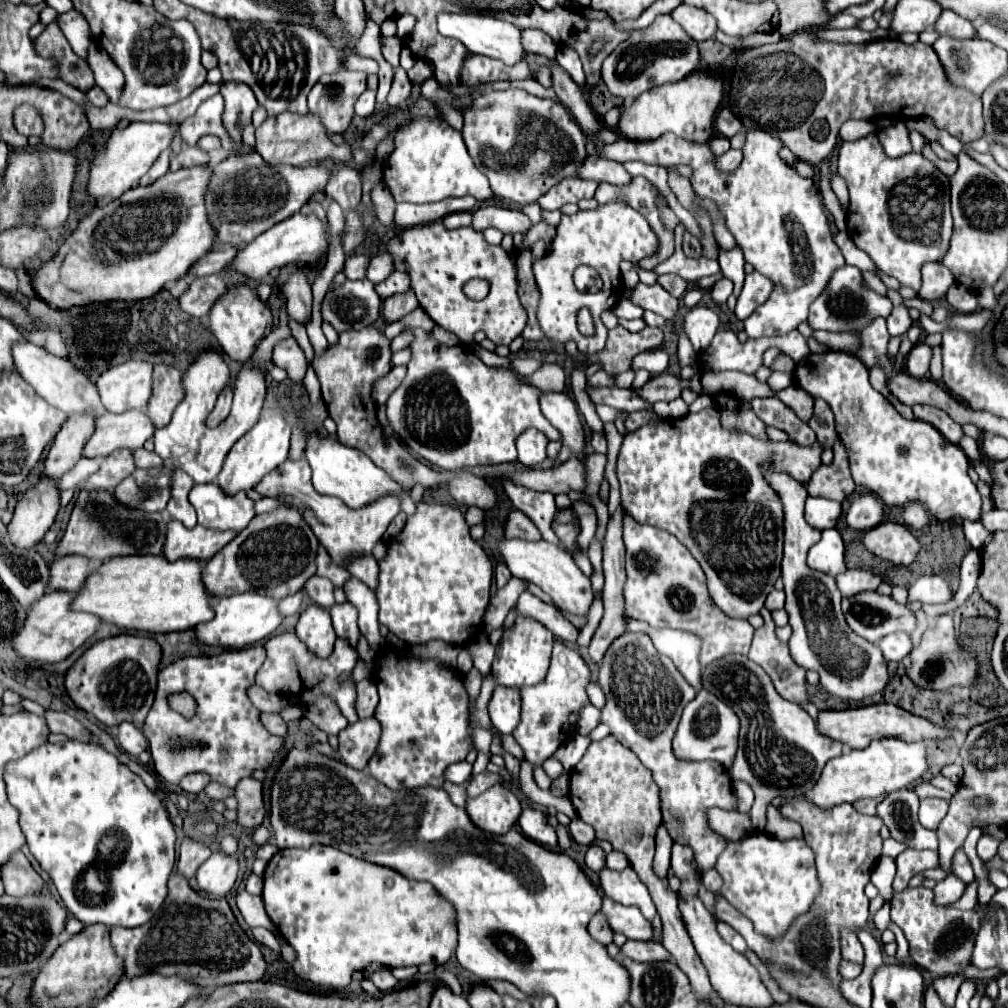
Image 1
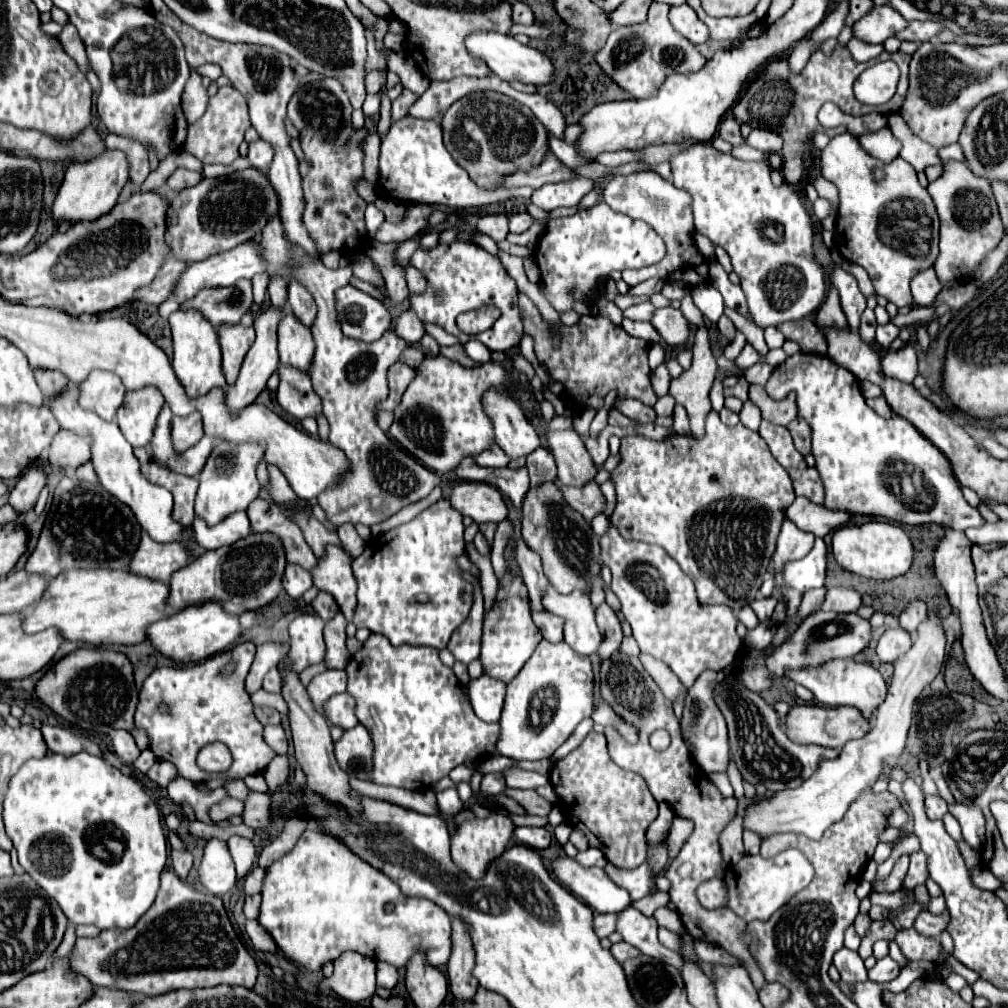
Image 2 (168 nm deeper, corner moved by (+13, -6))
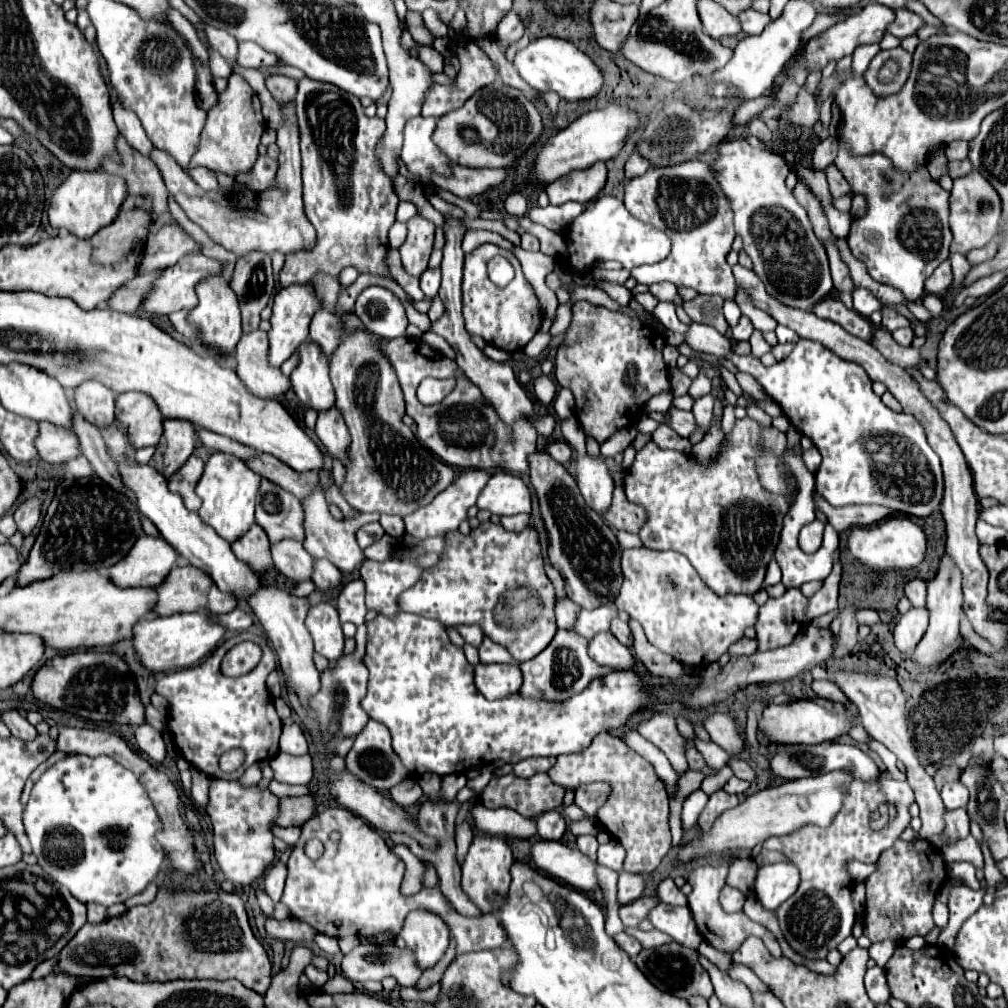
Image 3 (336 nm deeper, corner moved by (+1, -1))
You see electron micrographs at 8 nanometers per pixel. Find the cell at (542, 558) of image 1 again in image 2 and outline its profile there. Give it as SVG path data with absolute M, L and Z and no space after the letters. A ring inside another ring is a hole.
M547 588L543 596L545 610L565 618L565 642L581 656L591 656L601 644L601 634L595 624L595 610L589 596L581 592L559 594L555 588Z

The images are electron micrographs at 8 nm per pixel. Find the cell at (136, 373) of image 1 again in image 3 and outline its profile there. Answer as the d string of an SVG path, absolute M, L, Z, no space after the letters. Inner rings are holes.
M85 381L75 389L75 405L97 427L115 421L115 393L99 381Z

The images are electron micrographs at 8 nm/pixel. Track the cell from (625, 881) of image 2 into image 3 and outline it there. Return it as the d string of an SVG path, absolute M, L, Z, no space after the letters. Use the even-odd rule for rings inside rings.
M621 869L619 883L617 883L617 901L621 905L627 905L627 903L639 899L643 895L643 891L645 891L645 879L641 875Z

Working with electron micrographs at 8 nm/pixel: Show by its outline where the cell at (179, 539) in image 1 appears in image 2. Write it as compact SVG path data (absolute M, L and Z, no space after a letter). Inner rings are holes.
M147 534L141 536L141 546L137 554L133 554L133 562L129 564L131 574L149 576L151 580L169 582L171 574L189 564L189 552L185 544L171 542L159 544L151 540Z

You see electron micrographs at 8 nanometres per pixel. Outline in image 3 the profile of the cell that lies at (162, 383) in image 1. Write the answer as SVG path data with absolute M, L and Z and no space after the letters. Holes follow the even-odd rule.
M121 393L117 397L119 423L133 433L133 441L139 447L157 445L163 433L163 415L157 403L147 393Z

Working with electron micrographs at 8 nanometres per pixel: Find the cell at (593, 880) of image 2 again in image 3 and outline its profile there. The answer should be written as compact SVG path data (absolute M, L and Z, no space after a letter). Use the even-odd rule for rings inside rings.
M539 841L531 849L531 859L541 871L579 891L589 893L601 887L597 879L597 863L579 849L571 849L559 841Z

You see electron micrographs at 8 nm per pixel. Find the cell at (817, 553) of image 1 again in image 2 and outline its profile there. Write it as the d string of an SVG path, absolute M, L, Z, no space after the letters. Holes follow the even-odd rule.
M823 538L815 540L811 552L795 562L787 562L783 578L787 586L793 586L799 592L821 588L825 584L825 564L827 564L827 546Z

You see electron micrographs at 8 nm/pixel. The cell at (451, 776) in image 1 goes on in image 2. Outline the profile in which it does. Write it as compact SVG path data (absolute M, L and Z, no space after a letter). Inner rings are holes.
M457 766L455 770L449 772L449 778L459 784L459 782L471 782L471 776L473 776L473 768L467 768L467 766Z

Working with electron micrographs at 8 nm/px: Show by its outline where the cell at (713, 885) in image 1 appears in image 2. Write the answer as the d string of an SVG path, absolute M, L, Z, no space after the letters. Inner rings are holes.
M719 878L707 880L697 888L697 898L701 902L701 906L715 910L715 908L723 908L725 906L725 898L727 898L727 890L725 890L725 882Z

